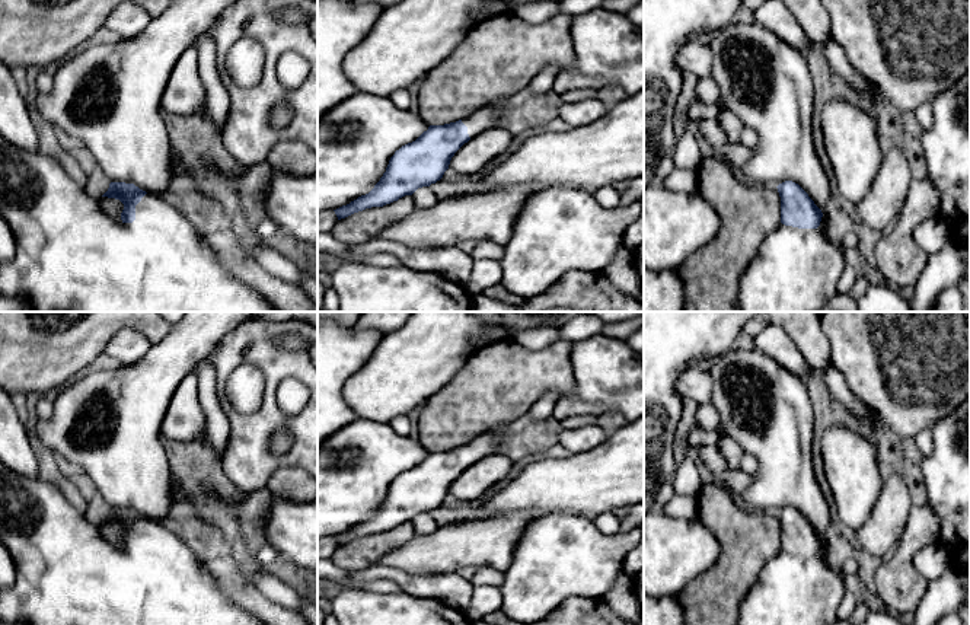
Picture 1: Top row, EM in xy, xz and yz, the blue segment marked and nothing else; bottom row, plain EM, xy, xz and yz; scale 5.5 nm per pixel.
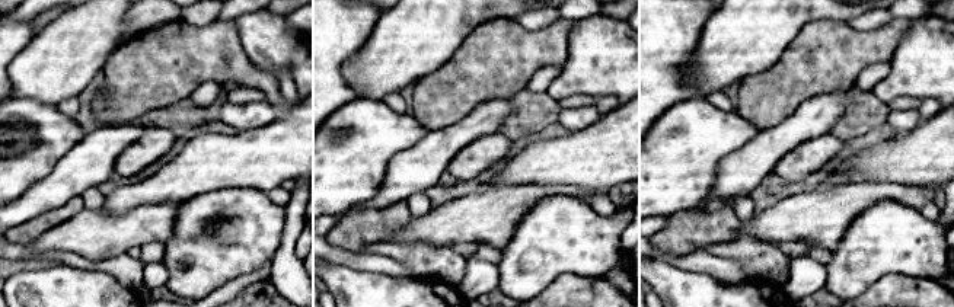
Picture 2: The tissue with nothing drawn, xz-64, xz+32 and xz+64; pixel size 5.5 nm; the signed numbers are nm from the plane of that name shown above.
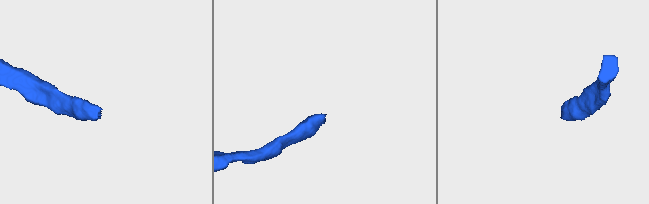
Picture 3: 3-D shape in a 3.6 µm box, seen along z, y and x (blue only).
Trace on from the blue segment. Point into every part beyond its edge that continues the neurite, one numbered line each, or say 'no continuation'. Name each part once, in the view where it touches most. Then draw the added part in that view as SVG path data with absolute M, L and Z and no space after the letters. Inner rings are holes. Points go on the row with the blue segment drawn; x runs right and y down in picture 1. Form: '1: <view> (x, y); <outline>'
1: xz (356, 139); M355 92L335 105L318 122L318 213L336 210L368 194L395 152L427 130L418 114L395 106L386 96Z

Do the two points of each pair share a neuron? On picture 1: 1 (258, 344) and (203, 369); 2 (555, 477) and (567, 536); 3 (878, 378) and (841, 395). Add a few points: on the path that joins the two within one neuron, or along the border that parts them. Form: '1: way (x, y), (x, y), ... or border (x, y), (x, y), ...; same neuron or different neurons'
1: border (207, 359), (214, 372), (214, 391), (219, 398); different neurons
2: border (567, 510), (546, 515); different neurons
3: border (830, 364), (876, 414); different neurons

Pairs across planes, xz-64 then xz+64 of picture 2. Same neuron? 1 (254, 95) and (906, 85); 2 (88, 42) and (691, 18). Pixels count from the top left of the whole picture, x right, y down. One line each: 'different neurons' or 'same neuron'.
1: different neurons
2: different neurons

